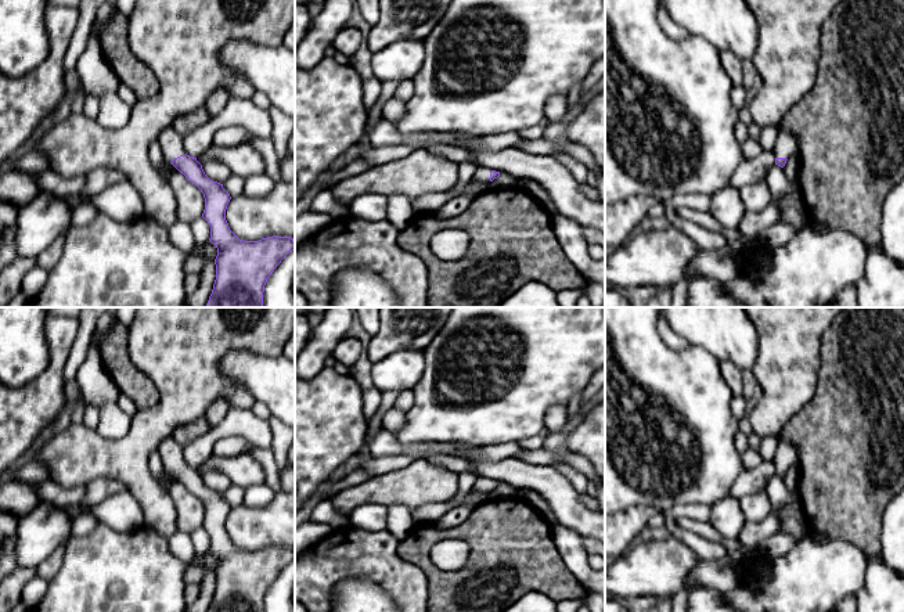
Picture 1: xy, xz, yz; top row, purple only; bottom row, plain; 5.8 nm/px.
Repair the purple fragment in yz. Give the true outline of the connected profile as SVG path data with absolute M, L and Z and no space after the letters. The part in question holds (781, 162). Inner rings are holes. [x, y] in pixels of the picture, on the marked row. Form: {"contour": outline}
{"contour": "M778 129L778 138L774 147L775 165L784 168L792 155L800 154L800 138L789 132Z"}

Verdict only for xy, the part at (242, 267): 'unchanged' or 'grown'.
grown

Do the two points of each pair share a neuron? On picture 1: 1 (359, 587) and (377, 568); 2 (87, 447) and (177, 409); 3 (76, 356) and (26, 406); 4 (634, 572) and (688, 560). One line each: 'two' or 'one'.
1: two
2: one
3: two
4: one

